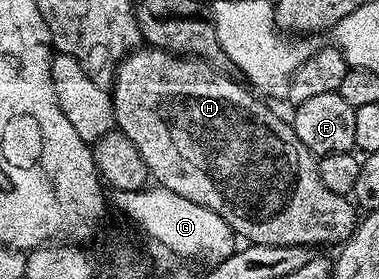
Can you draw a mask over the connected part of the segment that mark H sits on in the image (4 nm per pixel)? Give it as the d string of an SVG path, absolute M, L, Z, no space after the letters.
M137 48L127 54L120 62L119 68L116 69L116 78L110 87L116 129L128 136L135 148L138 148L139 155L146 162L151 181L155 185L170 188L170 192L178 192L178 196L186 196L186 200L194 200L194 204L202 204L202 208L210 208L210 212L218 212L218 216L227 220L236 235L245 243L254 246L266 244L267 246L317 248L316 246L334 245L333 247L335 247L337 244L347 242L354 229L354 222L348 219L349 199L338 192L330 192L330 188L326 188L326 184L322 184L322 176L318 176L318 158L295 135L291 121L287 117L285 119L279 118L264 103L267 101L263 97L253 93L243 81L237 80L235 82L230 75L223 74L224 72L223 69L213 66L211 62L204 62L201 58L189 58L171 54L169 50L155 48Z

